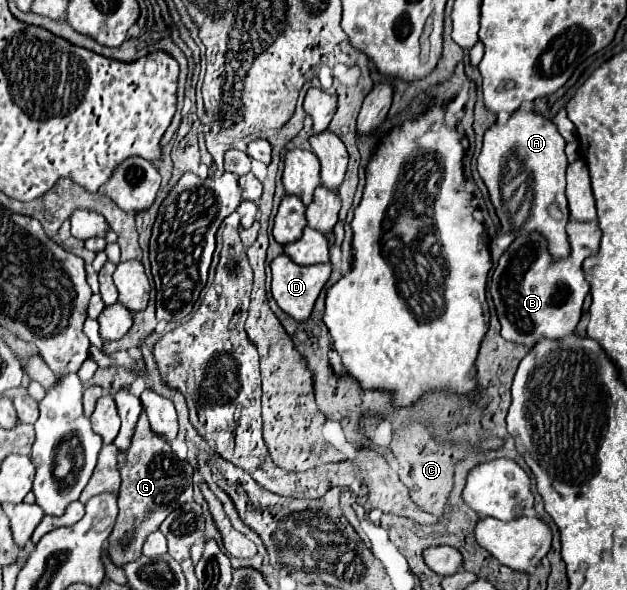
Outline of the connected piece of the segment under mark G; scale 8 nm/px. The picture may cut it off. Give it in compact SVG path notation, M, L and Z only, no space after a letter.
M145 411L139 415L129 449L119 451L117 461L121 476L121 491L117 498L119 512L113 533L109 535L107 553L113 563L121 567L127 561L139 559L147 535L157 531L173 509L181 507L181 503L187 503L193 497L193 467L189 461L177 459L167 439L151 429Z

